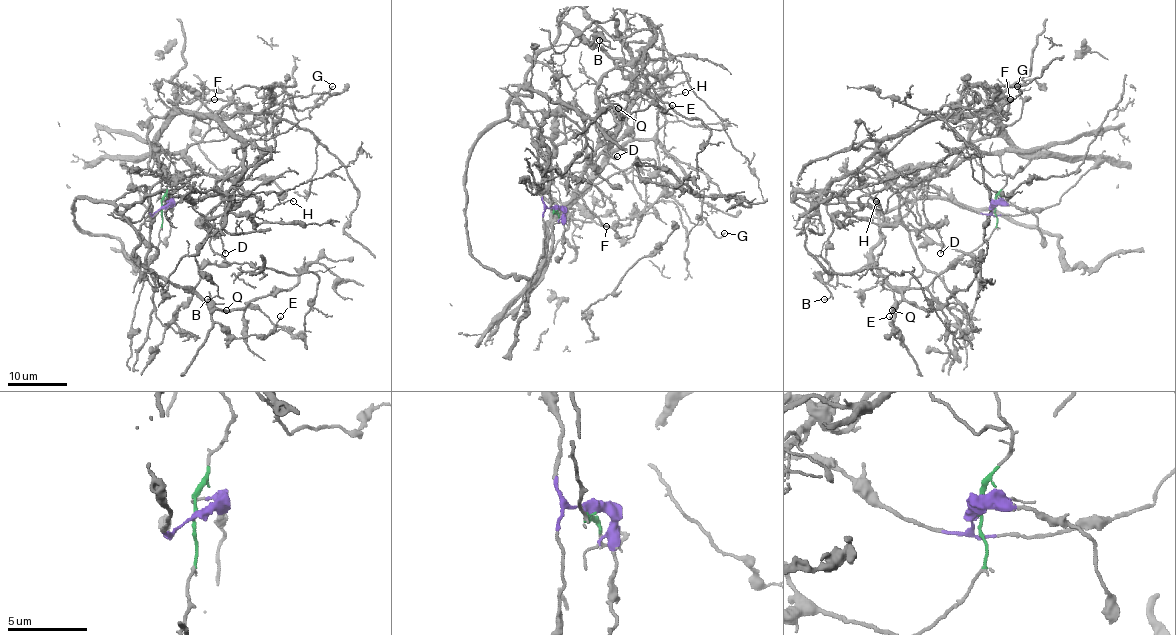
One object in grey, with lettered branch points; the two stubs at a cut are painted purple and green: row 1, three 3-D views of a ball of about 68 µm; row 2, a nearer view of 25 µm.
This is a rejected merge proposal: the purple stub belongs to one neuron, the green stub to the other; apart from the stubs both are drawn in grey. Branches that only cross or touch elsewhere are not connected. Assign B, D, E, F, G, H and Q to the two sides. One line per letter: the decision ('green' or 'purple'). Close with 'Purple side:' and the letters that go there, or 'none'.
B: purple
D: green
E: purple
F: green
G: green
H: green
Q: purple
Purple side: B, E, Q

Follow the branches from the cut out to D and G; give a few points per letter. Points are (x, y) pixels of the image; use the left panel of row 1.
D: (162, 207), (174, 164), (167, 155), (180, 154), (216, 183), (220, 201), (213, 225), (224, 253)
G: (162, 207), (174, 164), (167, 155), (255, 127), (267, 87), (279, 86), (300, 120), (310, 115), (333, 86)

